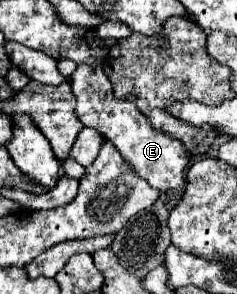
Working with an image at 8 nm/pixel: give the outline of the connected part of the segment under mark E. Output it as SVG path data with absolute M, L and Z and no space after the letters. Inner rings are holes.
M99 61L95 63L79 63L75 73L71 75L71 87L73 95L77 99L75 113L79 121L87 127L97 129L105 139L109 139L125 163L143 177L151 187L159 189L161 193L177 191L185 187L185 169L191 163L191 155L187 153L183 141L175 139L171 133L155 129L149 119L135 107L131 101L115 99L111 83L107 75L103 73L103 65Z

